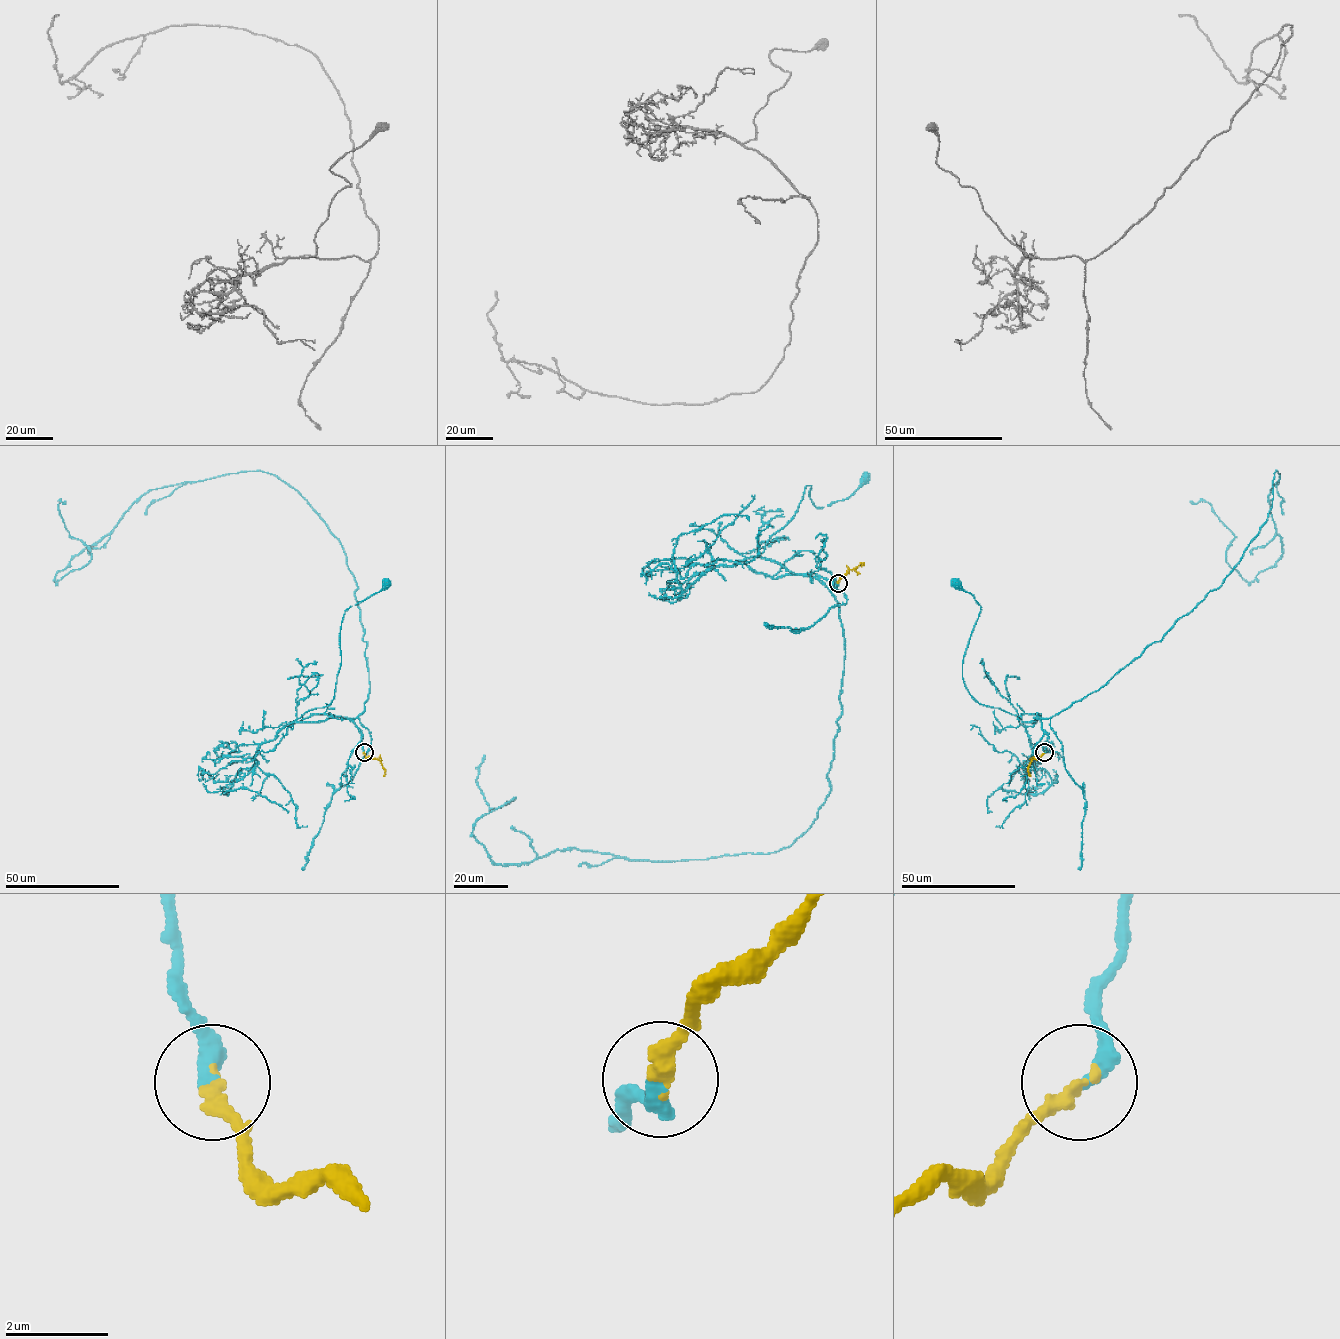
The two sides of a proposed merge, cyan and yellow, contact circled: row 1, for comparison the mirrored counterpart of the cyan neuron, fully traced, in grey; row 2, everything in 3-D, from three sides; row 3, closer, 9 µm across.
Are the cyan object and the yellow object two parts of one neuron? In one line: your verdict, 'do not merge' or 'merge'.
merge

